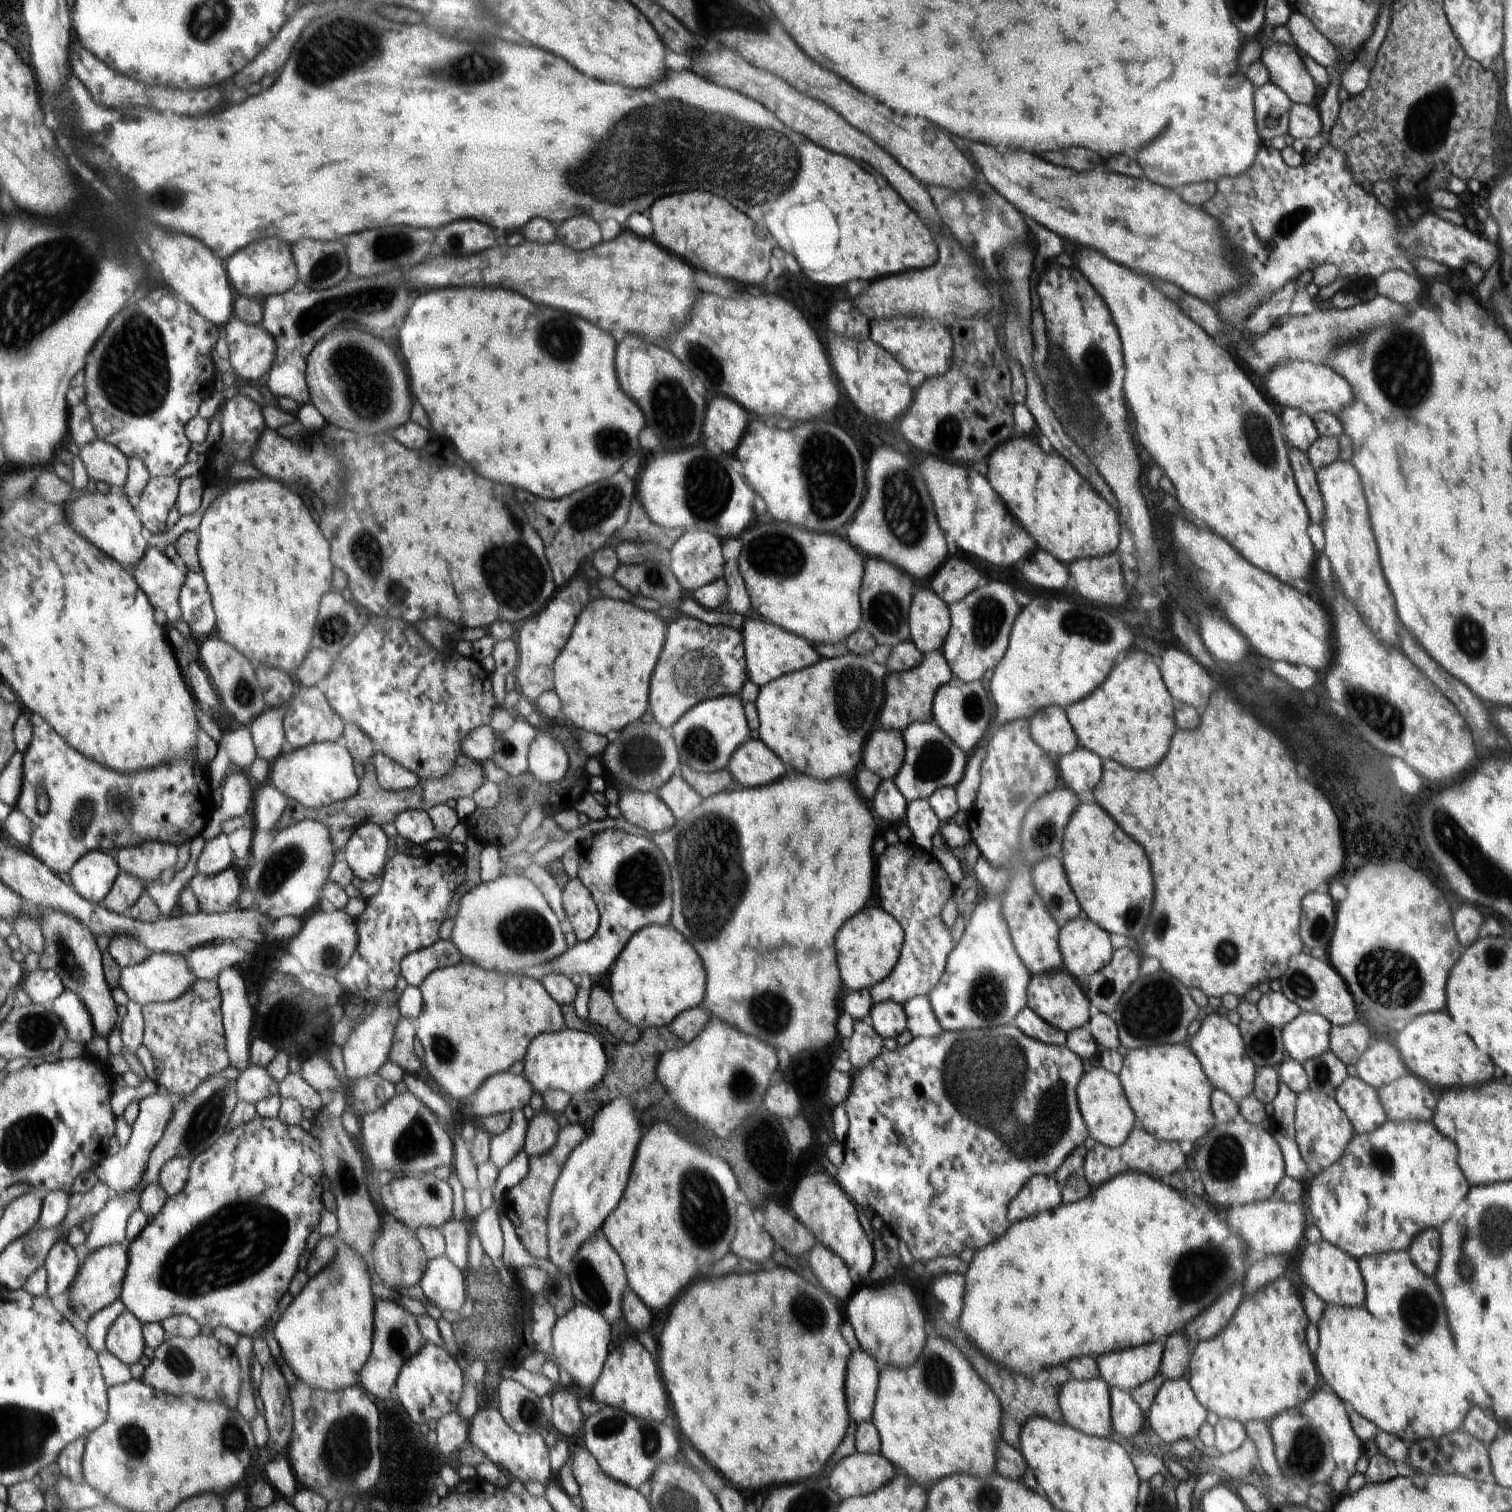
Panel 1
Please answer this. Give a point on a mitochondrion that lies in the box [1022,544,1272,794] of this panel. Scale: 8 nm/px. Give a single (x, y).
(1070, 629)

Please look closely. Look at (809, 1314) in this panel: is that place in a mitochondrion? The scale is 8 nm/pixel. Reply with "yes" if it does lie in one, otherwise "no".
yes

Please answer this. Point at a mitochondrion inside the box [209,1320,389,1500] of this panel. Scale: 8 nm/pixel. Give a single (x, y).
(347, 1450)

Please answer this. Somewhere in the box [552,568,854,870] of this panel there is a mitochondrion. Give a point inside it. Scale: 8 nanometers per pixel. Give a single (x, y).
(698, 669)

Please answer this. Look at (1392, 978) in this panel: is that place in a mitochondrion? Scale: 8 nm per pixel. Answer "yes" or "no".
yes

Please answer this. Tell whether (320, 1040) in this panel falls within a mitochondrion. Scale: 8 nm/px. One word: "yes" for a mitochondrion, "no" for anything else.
no

